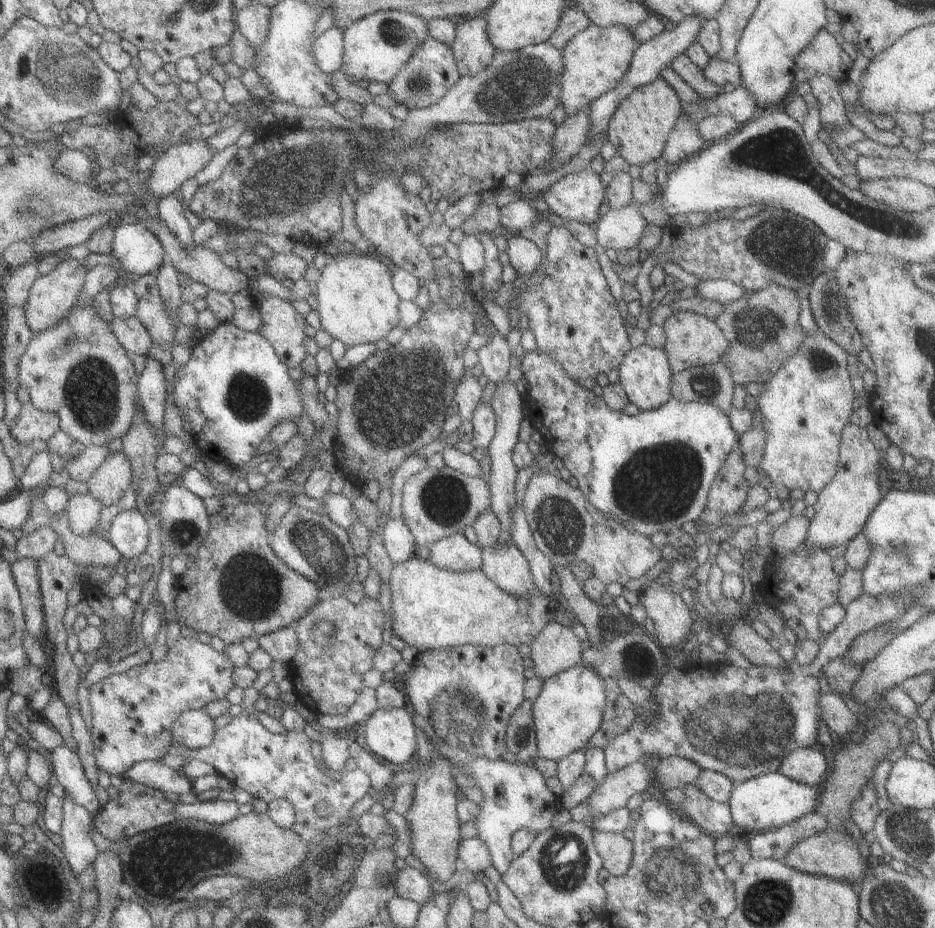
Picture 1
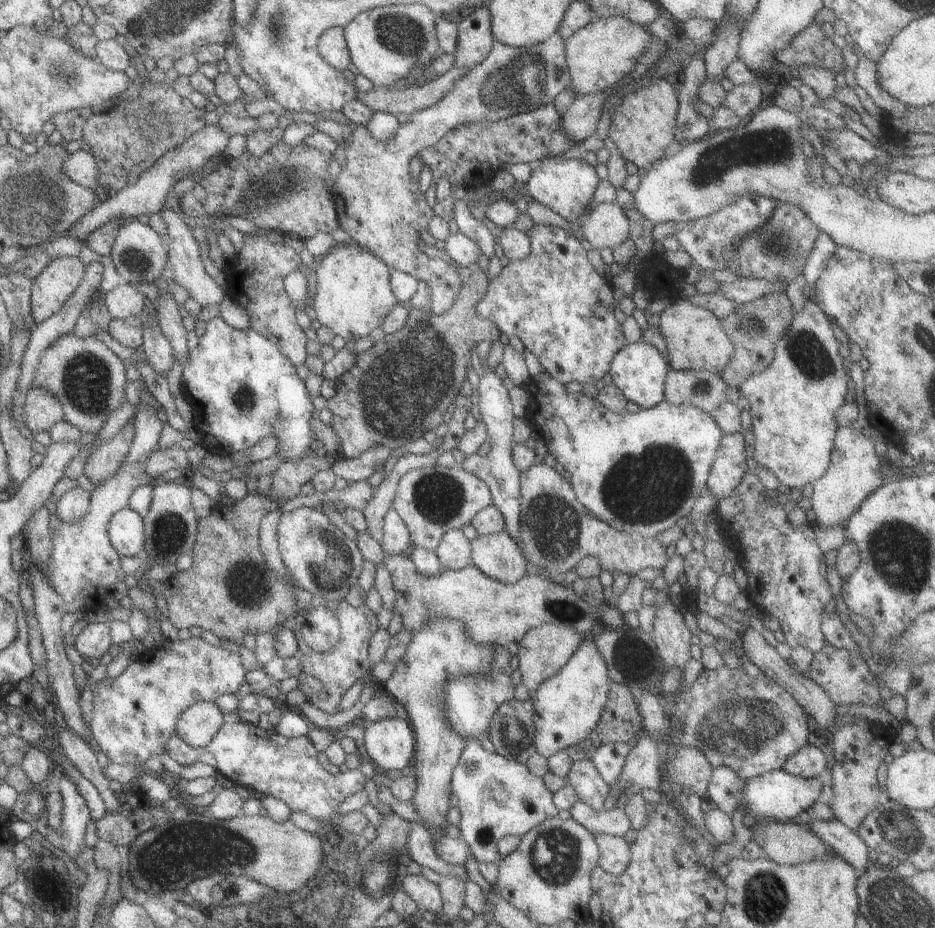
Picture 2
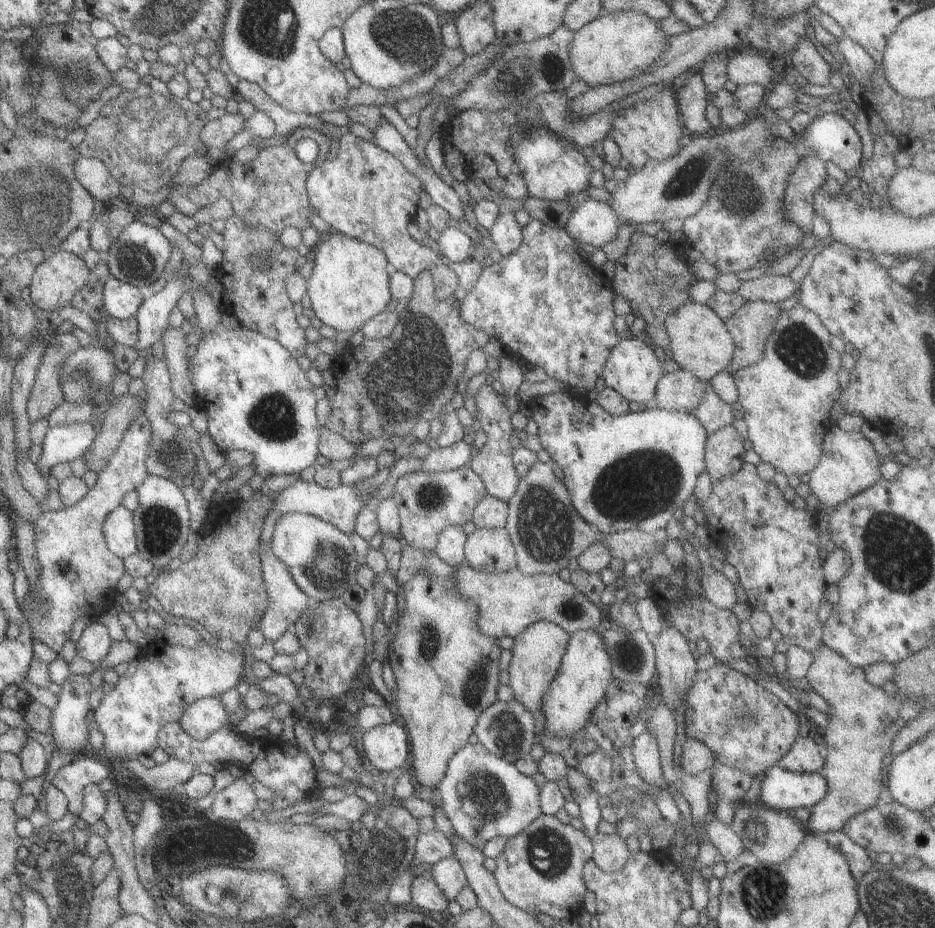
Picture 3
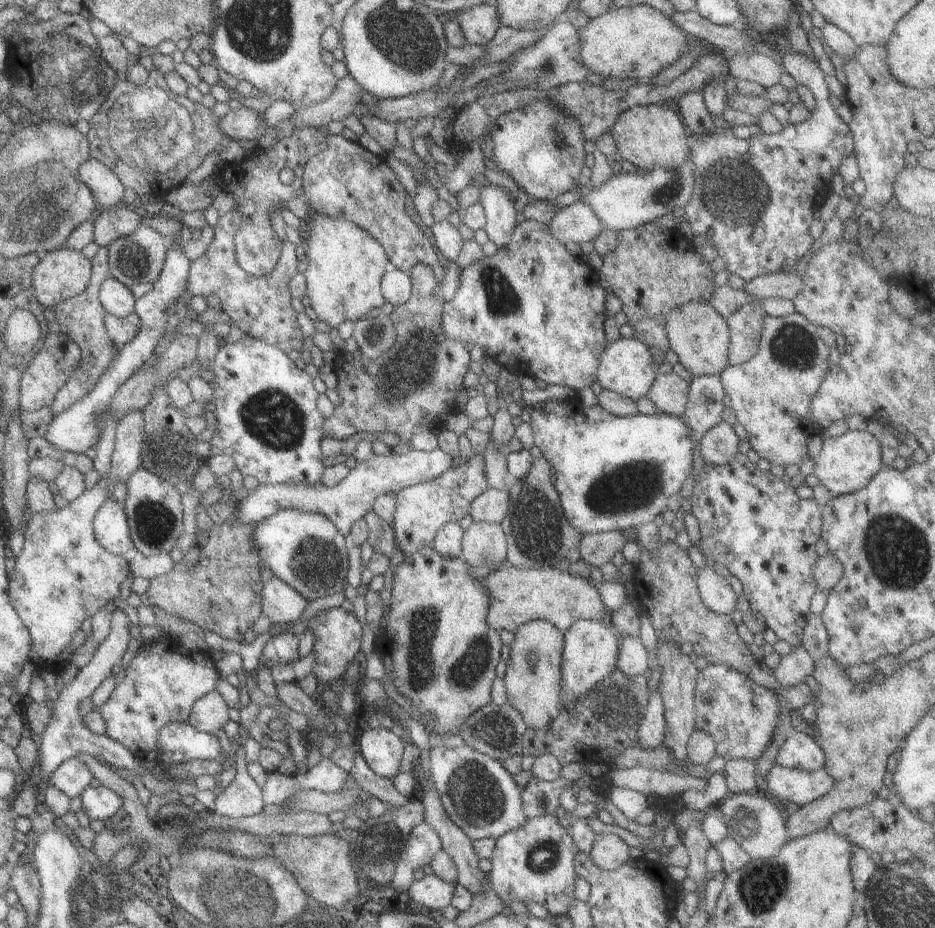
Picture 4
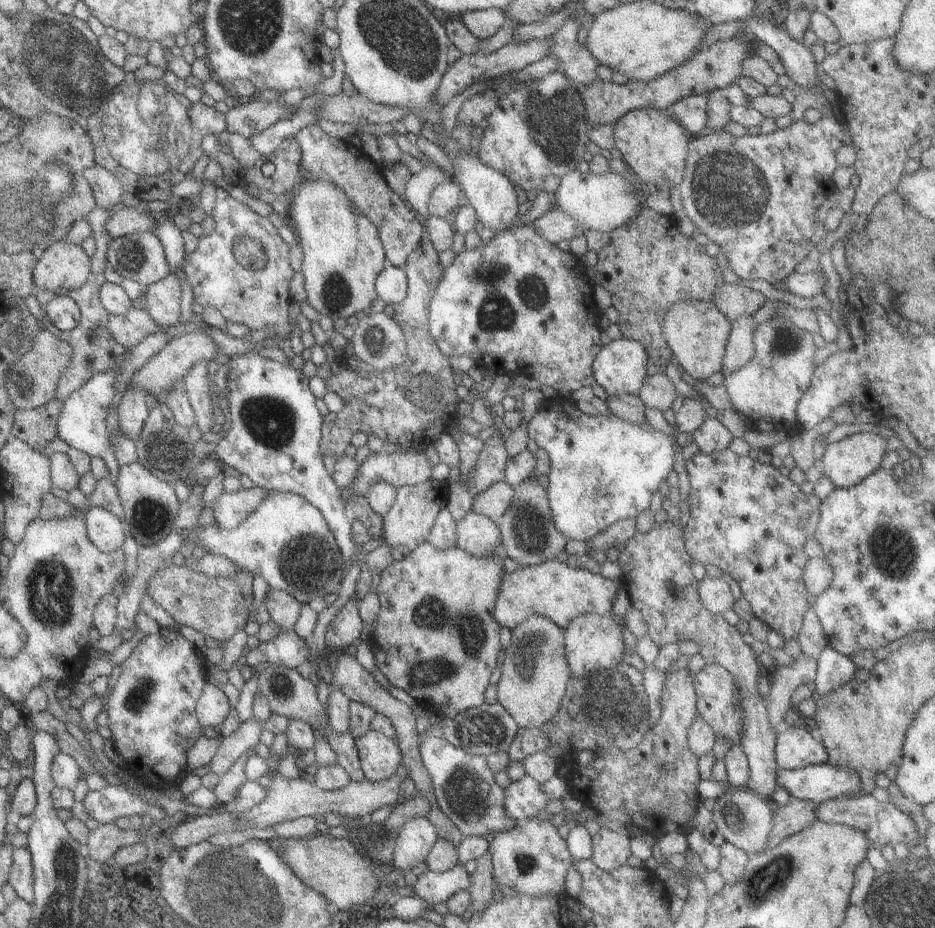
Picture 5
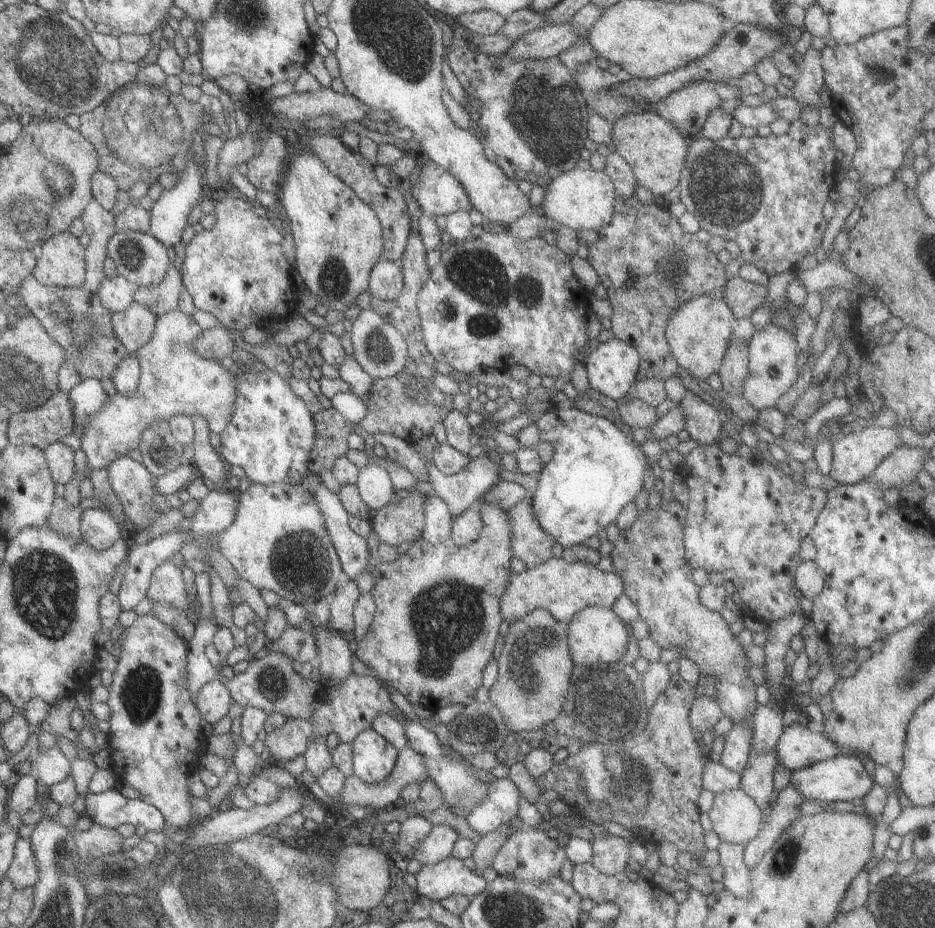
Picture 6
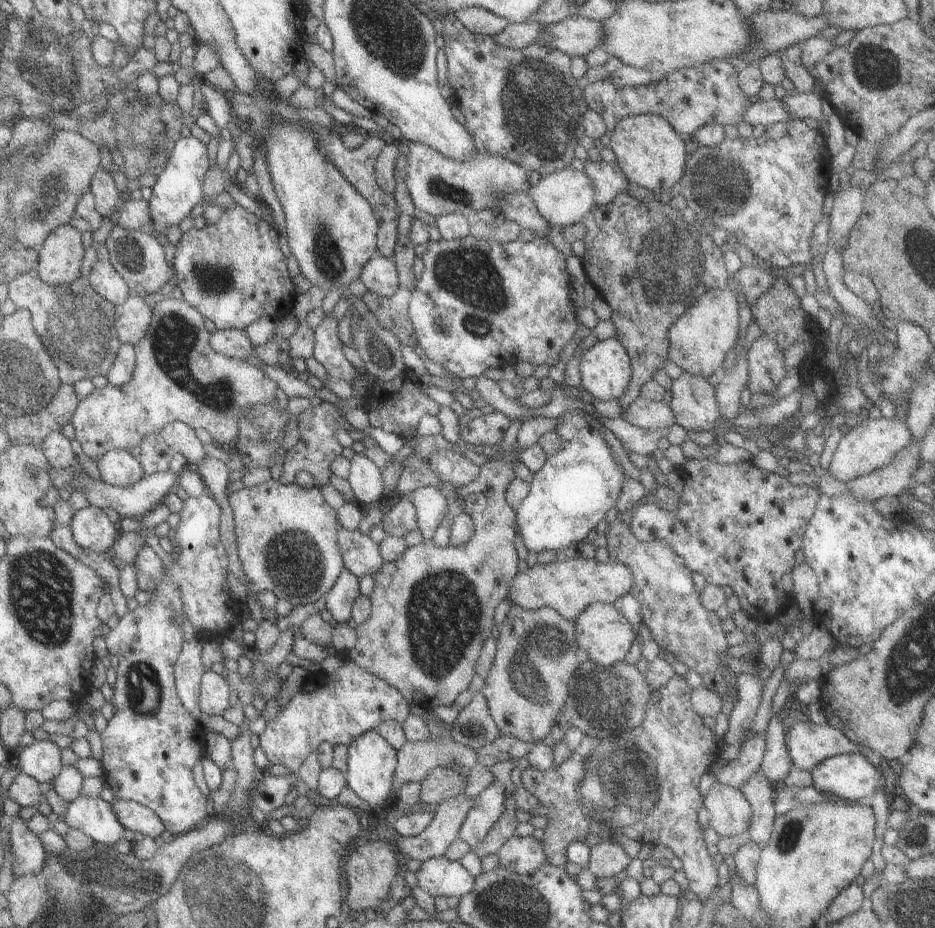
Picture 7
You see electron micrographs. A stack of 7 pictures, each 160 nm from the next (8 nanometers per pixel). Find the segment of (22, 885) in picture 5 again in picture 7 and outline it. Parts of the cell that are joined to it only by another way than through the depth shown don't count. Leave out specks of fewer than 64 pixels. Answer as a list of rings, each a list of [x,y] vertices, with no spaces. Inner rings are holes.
[[[21,816],[12,818],[7,827],[8,849],[12,856],[12,875],[16,879],[24,874],[38,873],[46,859],[46,852],[38,836],[27,829]]]

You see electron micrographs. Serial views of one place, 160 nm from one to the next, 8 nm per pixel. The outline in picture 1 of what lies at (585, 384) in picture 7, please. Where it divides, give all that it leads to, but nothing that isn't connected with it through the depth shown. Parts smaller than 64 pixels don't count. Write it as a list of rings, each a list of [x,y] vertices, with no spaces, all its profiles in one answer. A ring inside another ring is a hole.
[[[644,342],[629,349],[618,364],[618,383],[623,387],[628,402],[635,404],[639,411],[659,408],[671,398],[671,372],[664,350],[647,346]]]

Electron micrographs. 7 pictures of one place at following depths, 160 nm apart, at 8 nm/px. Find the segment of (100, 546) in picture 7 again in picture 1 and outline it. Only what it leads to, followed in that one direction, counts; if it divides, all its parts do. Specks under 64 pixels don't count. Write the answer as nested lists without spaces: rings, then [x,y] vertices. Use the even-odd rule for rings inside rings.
[[[135,508],[119,511],[112,519],[107,529],[109,544],[115,548],[121,557],[133,561],[153,538],[148,530],[146,518]]]

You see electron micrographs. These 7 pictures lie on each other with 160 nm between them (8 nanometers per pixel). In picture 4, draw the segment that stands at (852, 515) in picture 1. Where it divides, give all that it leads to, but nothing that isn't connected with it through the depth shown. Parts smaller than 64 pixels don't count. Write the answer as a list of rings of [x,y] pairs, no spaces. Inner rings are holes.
[[[847,429],[843,434],[827,437],[821,435],[822,445],[814,459],[812,474],[818,484],[825,486],[833,497],[859,490],[883,467],[881,447],[875,437],[865,431]]]

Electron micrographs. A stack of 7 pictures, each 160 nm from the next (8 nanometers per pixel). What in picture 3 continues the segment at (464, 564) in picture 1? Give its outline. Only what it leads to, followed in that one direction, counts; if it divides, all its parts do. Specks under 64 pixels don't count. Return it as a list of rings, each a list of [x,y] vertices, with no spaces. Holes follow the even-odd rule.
[[[447,525],[437,534],[436,545],[431,551],[439,560],[457,567],[464,564],[463,547],[466,535],[461,525]]]

